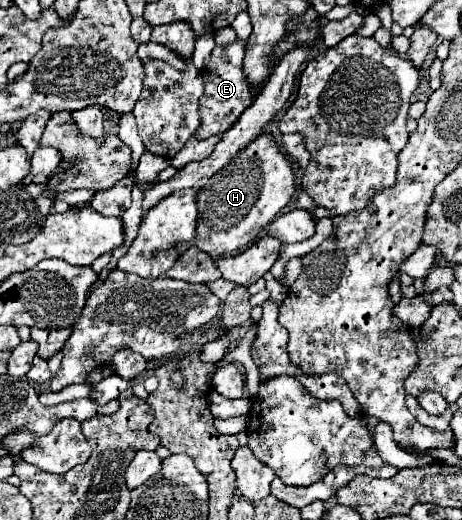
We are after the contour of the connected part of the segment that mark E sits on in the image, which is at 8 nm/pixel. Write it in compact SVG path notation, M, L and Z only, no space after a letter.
M235 40L227 46L215 46L215 50L211 52L211 60L207 64L207 70L203 72L205 92L199 102L201 126L195 134L195 138L203 140L203 138L217 136L217 134L223 134L225 130L229 130L239 120L239 114L243 114L243 110L247 106L251 106L253 98L257 96L257 90L261 86L251 86L247 82L247 78L243 74L243 54L245 54L243 40Z

